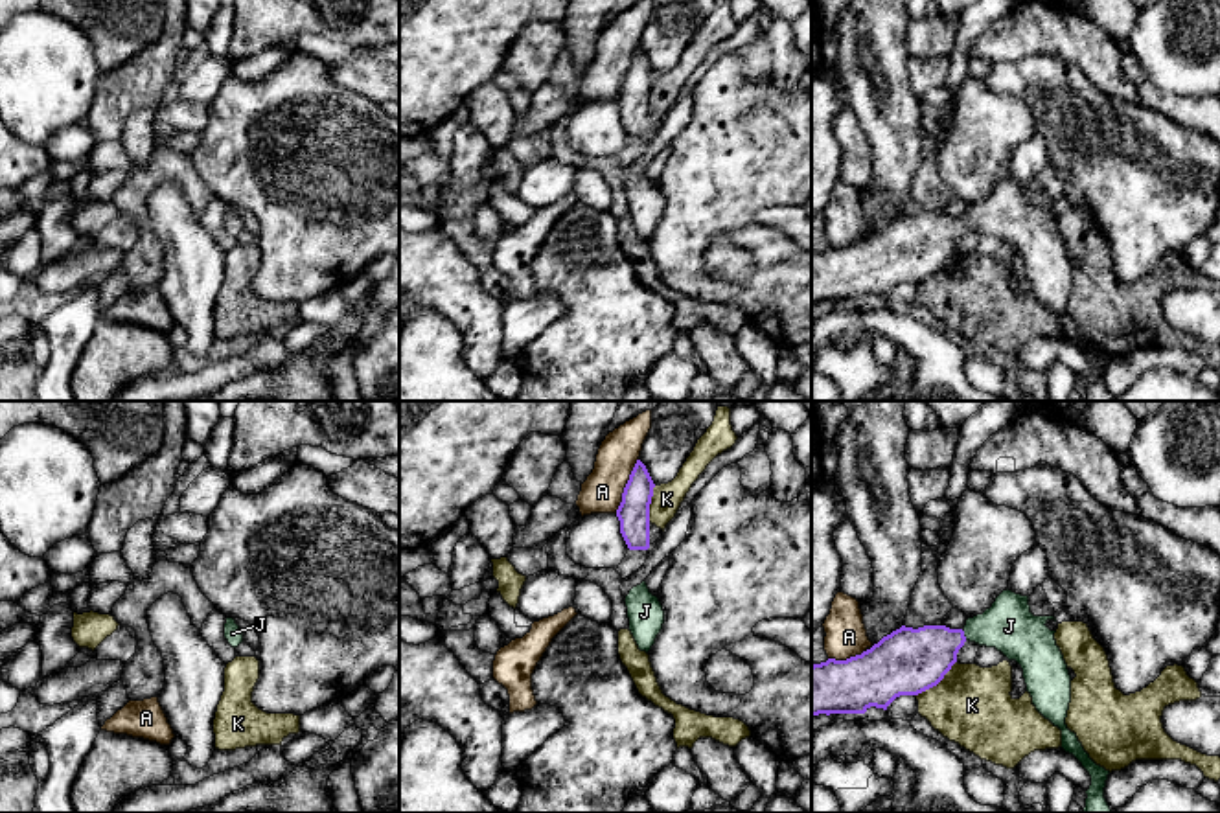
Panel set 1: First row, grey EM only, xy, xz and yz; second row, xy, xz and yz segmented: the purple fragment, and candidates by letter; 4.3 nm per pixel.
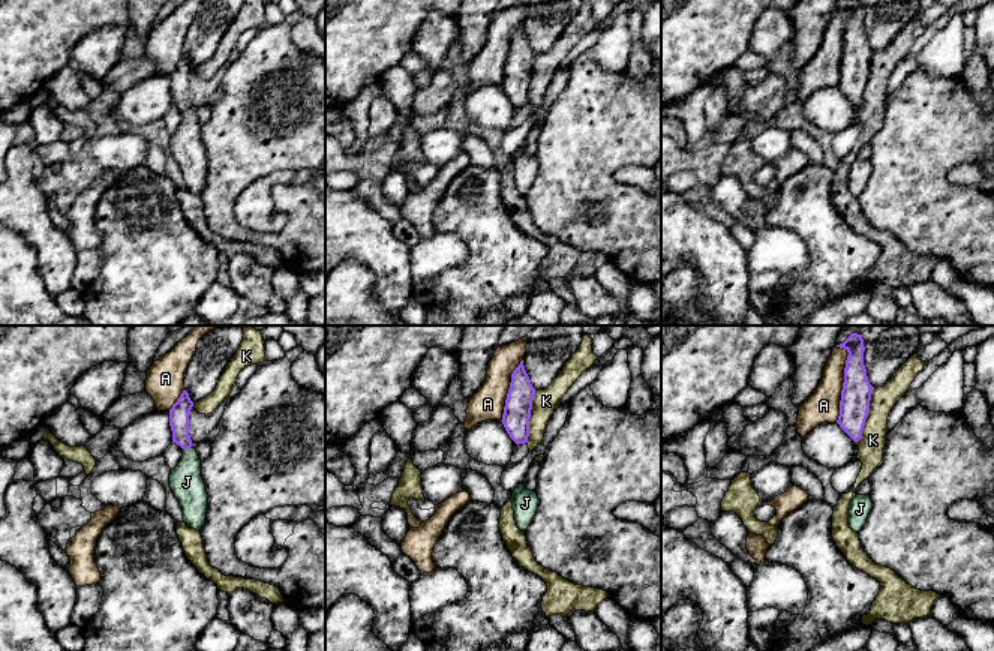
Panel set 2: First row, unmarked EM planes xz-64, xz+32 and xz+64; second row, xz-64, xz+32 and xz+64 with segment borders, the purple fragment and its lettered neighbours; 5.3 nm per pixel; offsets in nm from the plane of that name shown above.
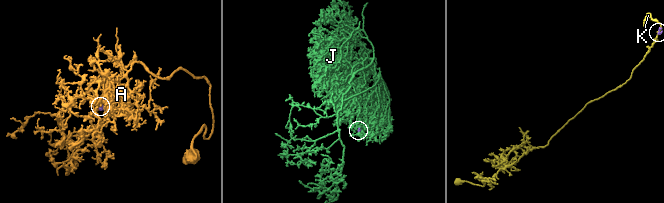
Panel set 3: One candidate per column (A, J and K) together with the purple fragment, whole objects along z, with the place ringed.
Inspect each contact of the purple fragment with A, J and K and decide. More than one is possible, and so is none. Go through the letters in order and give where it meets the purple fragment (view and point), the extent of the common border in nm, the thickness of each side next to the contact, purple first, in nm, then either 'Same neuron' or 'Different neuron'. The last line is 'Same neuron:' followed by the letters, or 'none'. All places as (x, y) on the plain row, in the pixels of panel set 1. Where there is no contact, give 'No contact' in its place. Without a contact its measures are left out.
A: Touches purple at xz (626, 74). Shared border 260 nm. Thickness 140 nm (purple) against 180 nm. Different neuron
J: Touches purple at yz (963, 223). Shared border 50 nm. Thickness 280 nm (purple) against 240 nm. Same neuron
K: Touches purple at yz (937, 271). Shared border 240 nm. Thickness 280 nm (purple) against 340 nm. Different neuron
Same neuron: J

